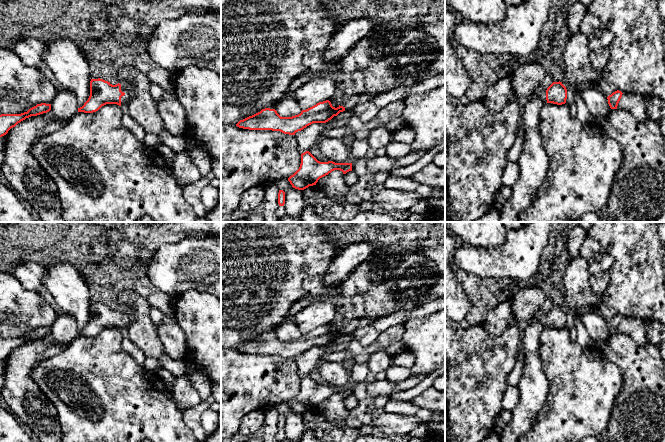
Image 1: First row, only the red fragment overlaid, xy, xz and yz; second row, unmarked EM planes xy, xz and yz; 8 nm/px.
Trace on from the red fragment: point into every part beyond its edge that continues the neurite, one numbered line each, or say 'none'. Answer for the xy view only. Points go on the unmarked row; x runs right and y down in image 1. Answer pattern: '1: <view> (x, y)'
1: xy (127, 322)

